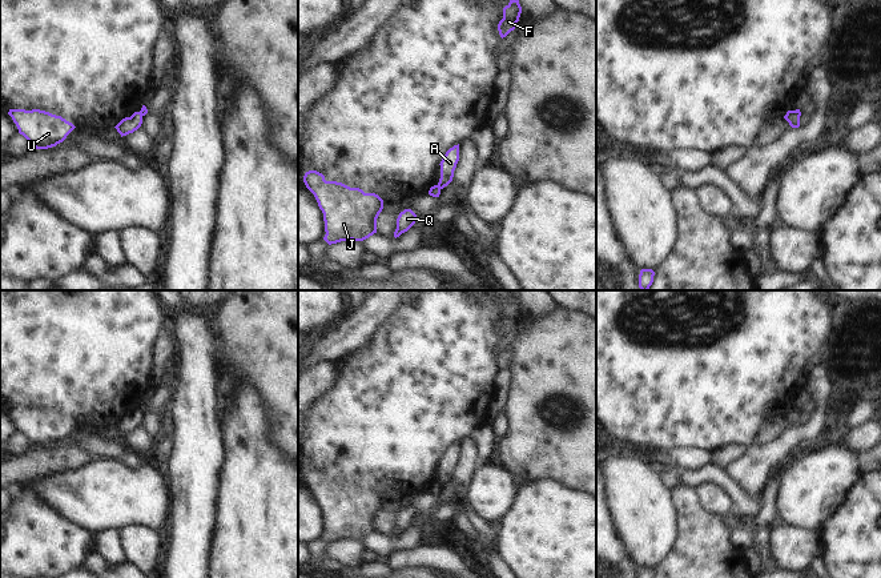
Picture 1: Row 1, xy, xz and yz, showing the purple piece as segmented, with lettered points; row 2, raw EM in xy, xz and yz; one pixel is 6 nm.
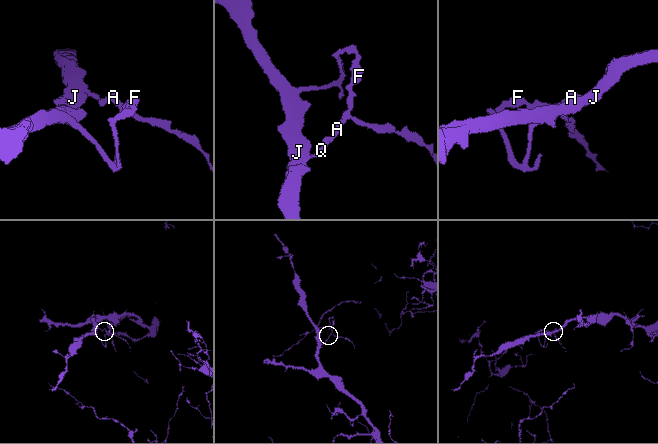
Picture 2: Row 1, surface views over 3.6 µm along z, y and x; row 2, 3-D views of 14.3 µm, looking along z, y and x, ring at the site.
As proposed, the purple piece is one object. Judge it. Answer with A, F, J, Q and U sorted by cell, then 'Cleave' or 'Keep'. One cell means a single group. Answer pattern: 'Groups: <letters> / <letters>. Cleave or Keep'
Groups: A / F J Q U. Cleave.

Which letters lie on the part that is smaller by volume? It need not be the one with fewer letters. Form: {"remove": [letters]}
{"remove": ["A"]}

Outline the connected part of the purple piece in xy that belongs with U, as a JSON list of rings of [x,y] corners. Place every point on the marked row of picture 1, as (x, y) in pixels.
[[[9,109],[8,115],[23,135],[36,149],[48,149],[63,143],[76,128],[61,116],[40,109]]]

